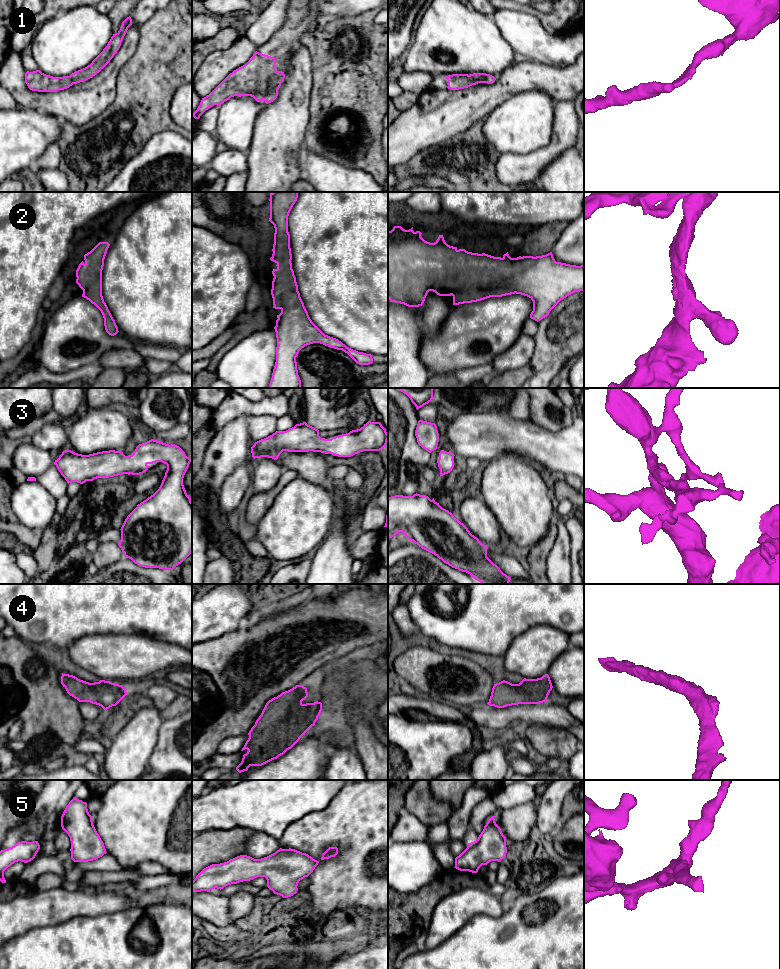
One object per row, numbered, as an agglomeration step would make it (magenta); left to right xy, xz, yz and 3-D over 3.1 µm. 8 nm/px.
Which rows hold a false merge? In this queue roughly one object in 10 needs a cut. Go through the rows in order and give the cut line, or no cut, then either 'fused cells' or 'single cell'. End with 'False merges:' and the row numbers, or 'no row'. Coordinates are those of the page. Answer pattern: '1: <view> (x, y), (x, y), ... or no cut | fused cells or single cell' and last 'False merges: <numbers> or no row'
1: no cut | single cell
2: no cut | single cell
3: no cut | single cell
4: no cut | single cell
5: no cut | single cell
False merges: no row

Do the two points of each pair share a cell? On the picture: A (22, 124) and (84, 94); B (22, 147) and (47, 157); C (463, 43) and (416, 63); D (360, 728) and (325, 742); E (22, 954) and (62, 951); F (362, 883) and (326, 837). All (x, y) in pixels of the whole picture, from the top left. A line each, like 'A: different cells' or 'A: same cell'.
A: different cells
B: different cells
C: same cell
D: different cells
E: same cell
F: same cell

